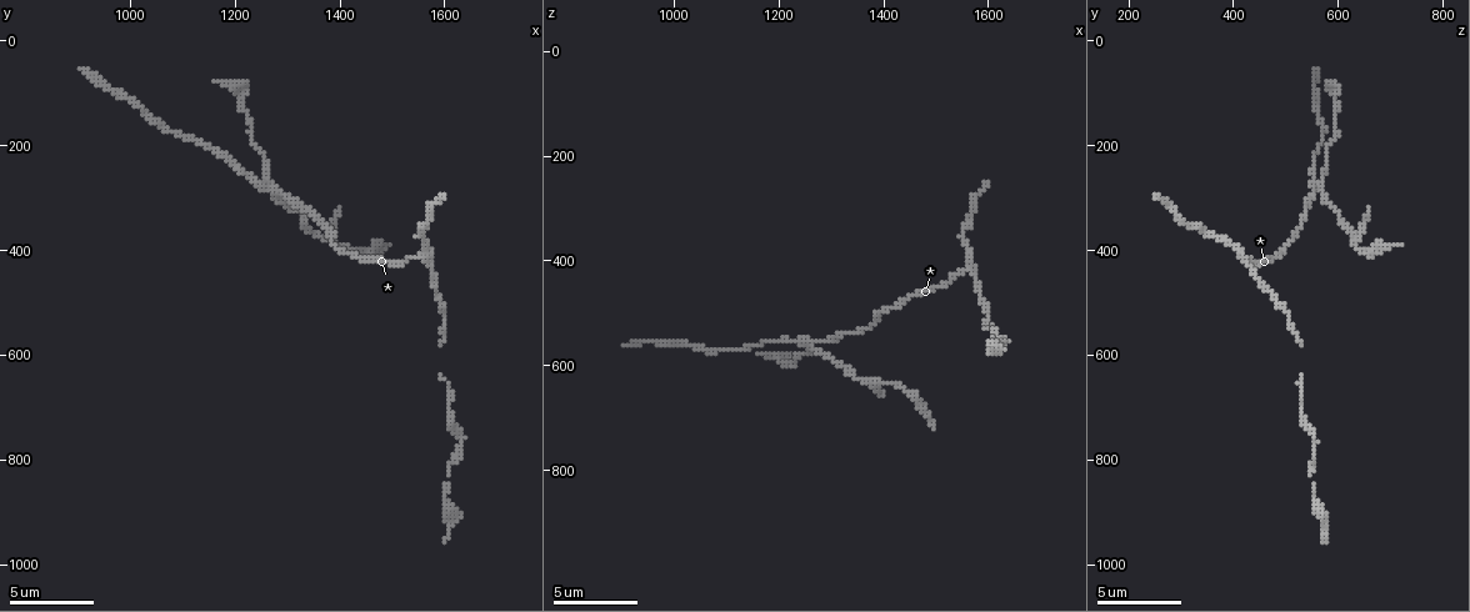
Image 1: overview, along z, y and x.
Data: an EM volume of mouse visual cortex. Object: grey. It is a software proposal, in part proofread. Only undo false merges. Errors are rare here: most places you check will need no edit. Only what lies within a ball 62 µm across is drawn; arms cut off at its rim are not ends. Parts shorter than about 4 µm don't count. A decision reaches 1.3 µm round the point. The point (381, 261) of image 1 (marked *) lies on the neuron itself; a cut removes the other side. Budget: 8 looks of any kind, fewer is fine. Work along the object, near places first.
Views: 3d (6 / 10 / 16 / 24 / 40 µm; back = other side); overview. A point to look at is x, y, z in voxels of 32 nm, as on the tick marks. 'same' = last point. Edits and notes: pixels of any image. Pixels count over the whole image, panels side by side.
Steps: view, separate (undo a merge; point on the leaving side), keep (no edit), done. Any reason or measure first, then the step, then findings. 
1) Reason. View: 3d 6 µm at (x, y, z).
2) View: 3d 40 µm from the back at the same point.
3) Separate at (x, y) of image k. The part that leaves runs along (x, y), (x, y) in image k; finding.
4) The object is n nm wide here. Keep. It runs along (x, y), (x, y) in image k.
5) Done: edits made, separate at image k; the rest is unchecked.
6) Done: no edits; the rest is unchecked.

Three arms meet. View: 3d 16 µm at (1570, 410, 420).

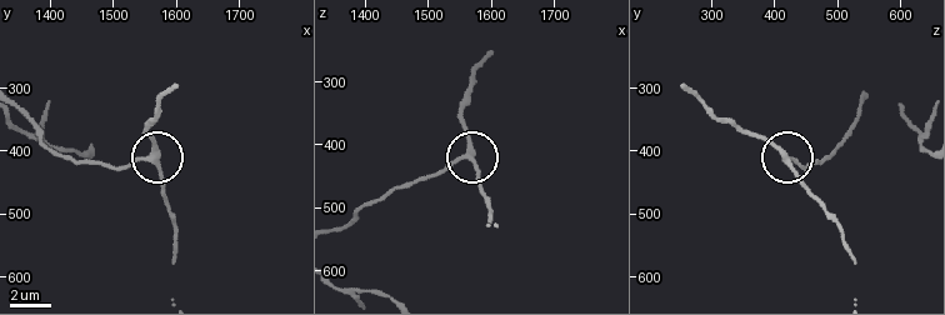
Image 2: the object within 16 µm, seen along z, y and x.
3 arms meet here. Keep. It runs along (101, 165), (125, 165), (154, 154), (145, 121) in image 2; one neuron here.

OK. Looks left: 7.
View: 3d 6 µm at (1620, 805, 555).

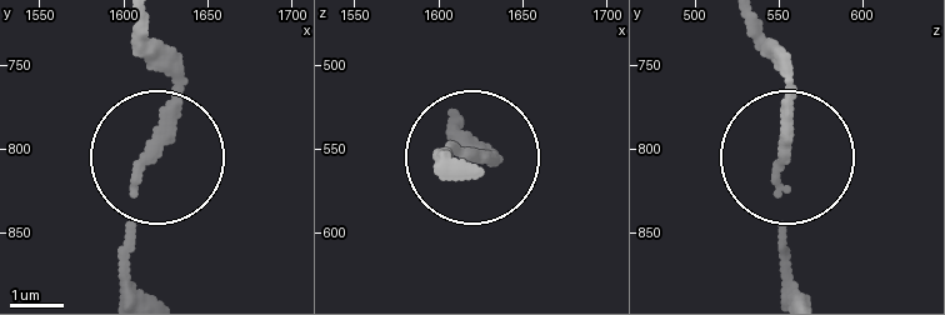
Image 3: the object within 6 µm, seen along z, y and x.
View: 3d 6 µm from the back at (1616, 802, 552).

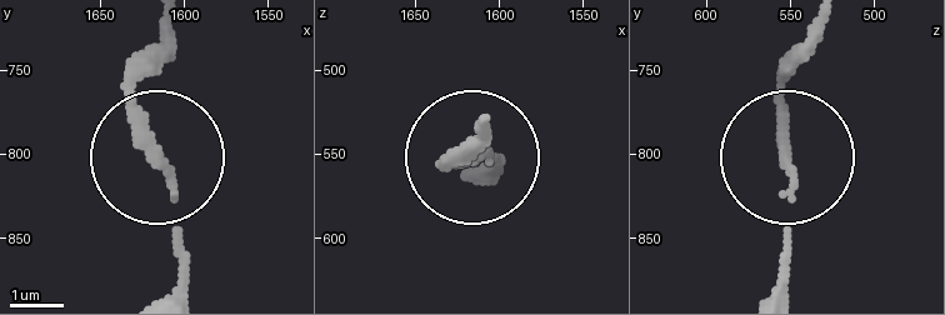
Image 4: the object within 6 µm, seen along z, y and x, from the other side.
Keep. It runs along (824, 29), (784, 96), (798, 190), (784, 285) in image 4; all the same neuron.

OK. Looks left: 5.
Looks like a crossing. View: 3d 10 µm at (1275, 290, 565).

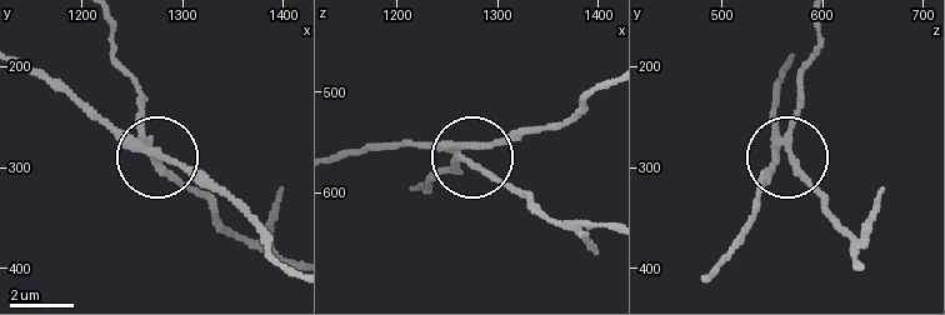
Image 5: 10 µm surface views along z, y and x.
View: 3d 6 µm at (1270, 286, 568).

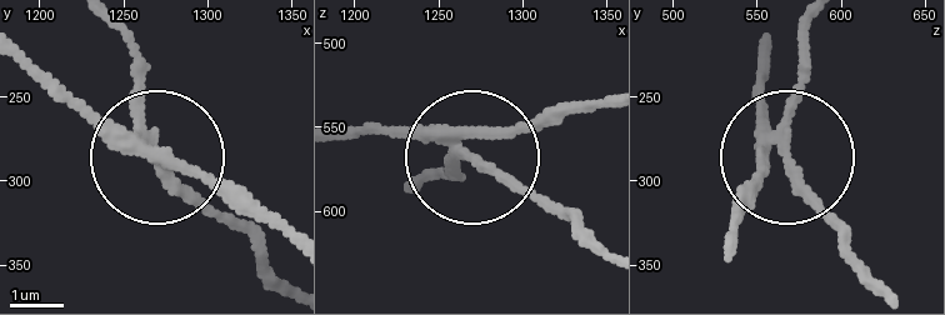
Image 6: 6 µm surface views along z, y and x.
The object is 220 nm wide here. Separate at (136, 60) of image 6. The part that leaves runs along (138, 135), (281, 278) in image 6; two neurons meet here.

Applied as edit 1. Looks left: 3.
Calibre changes. View: 3d 10 µm at (1075, 170, 570).

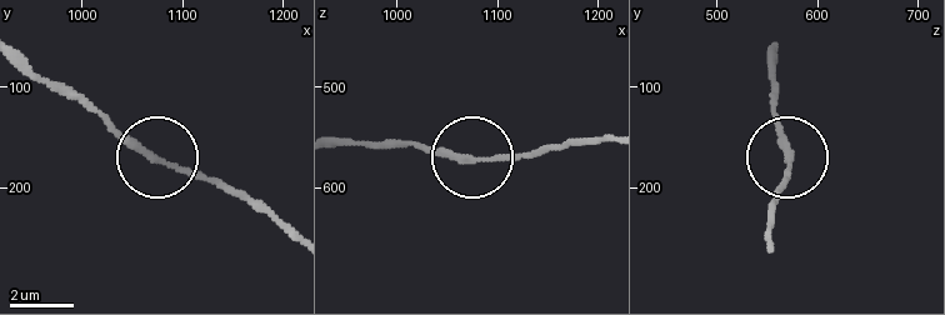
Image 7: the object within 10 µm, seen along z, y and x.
Keep. It runs along (606, 141), (574, 141), (525, 158), (408, 149) in image 7; continuous, no second neuron.

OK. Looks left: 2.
Done: edits made, separate at image 6; the rest is unchecked.

